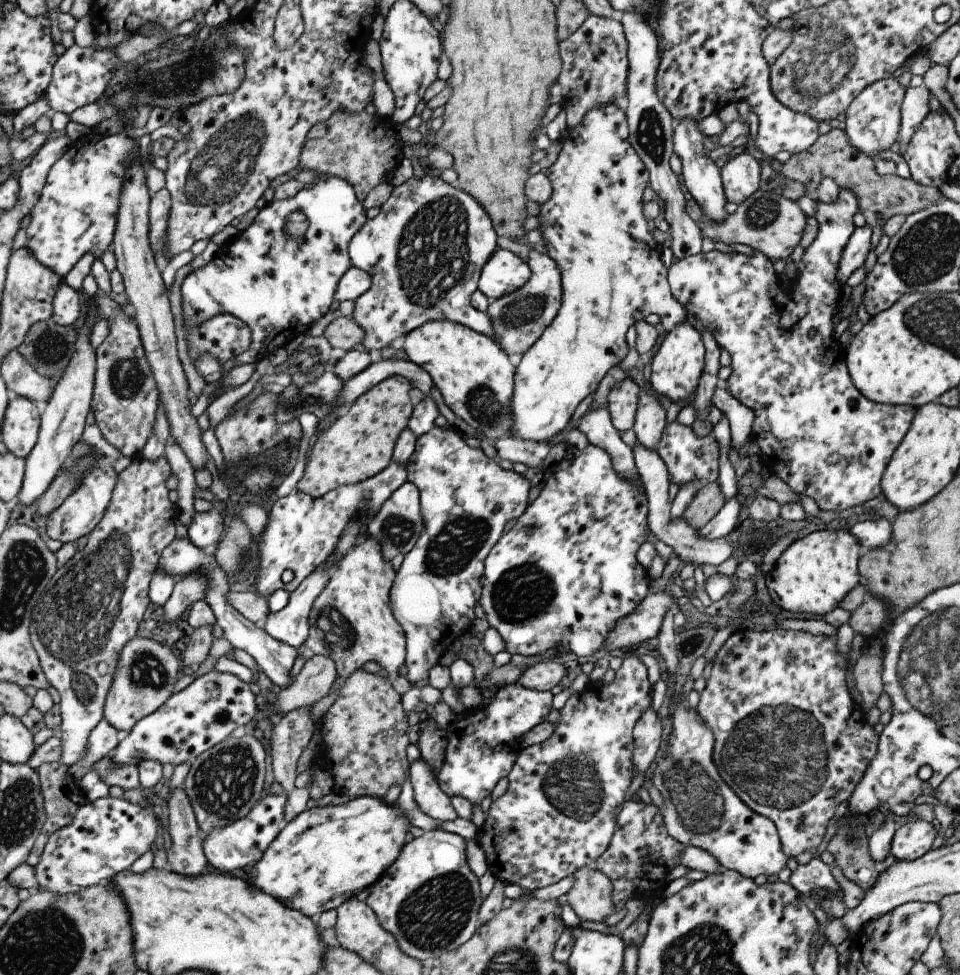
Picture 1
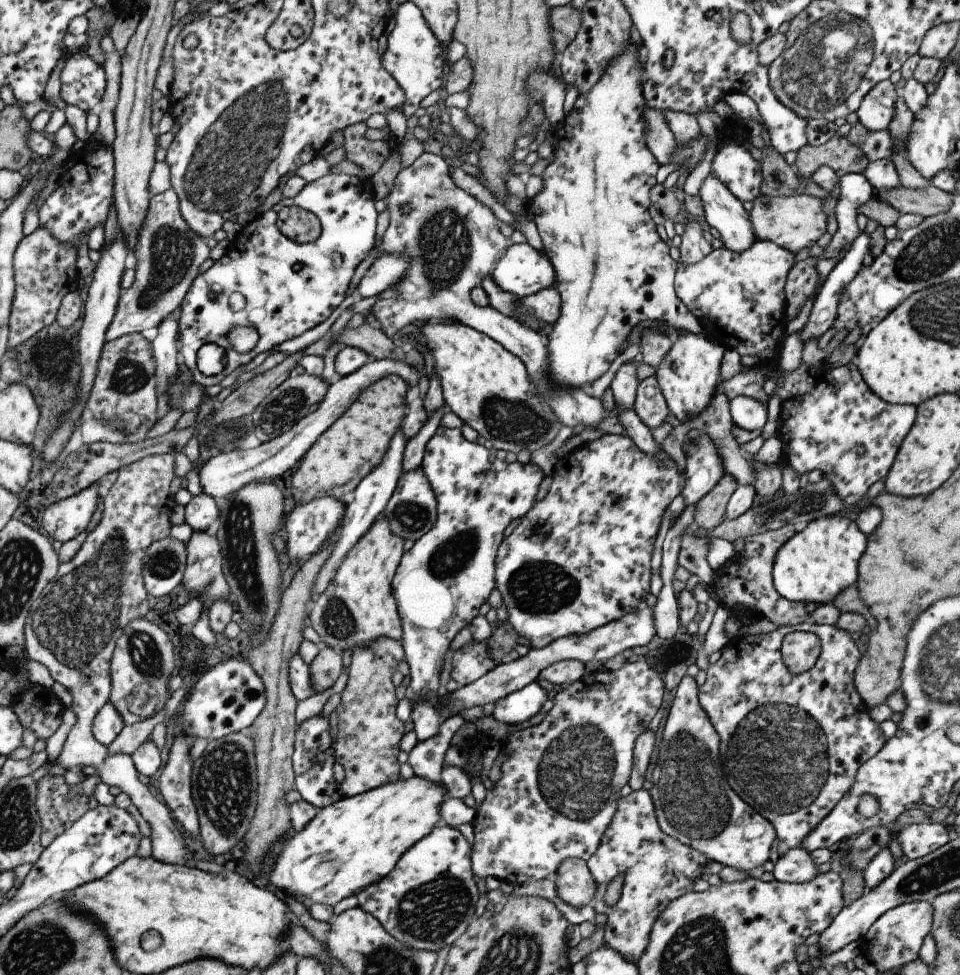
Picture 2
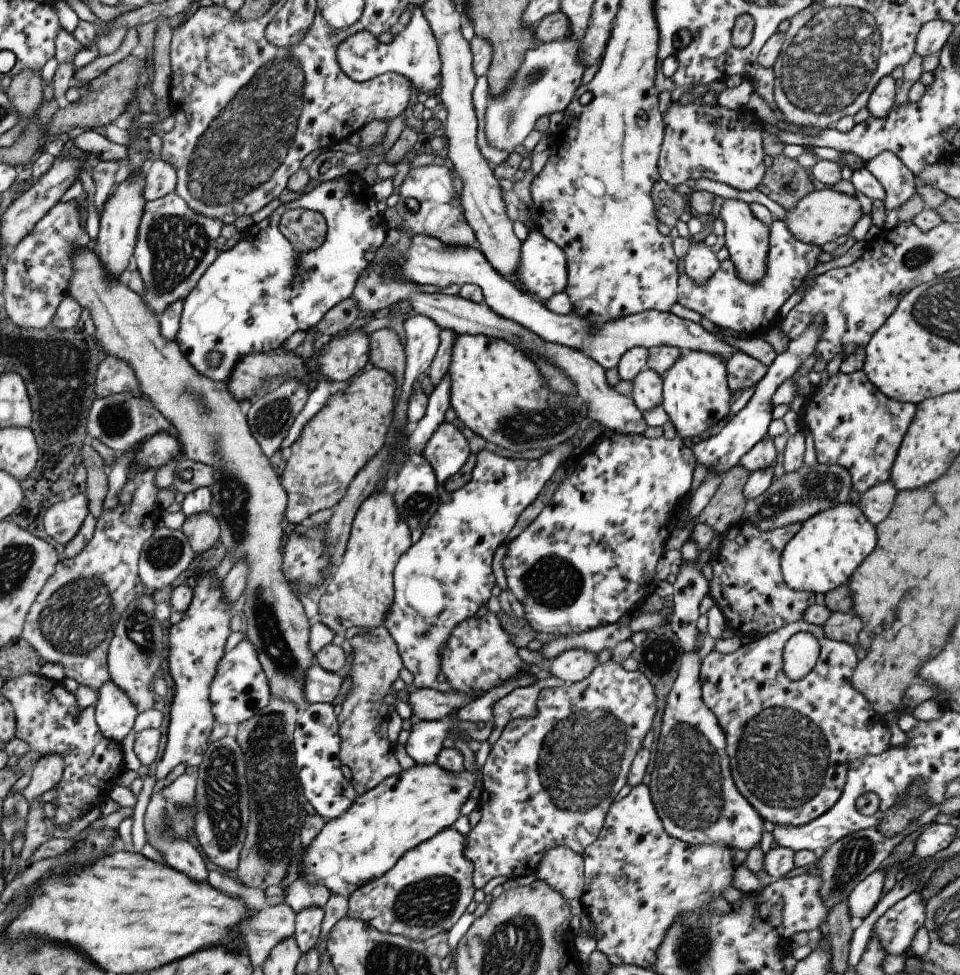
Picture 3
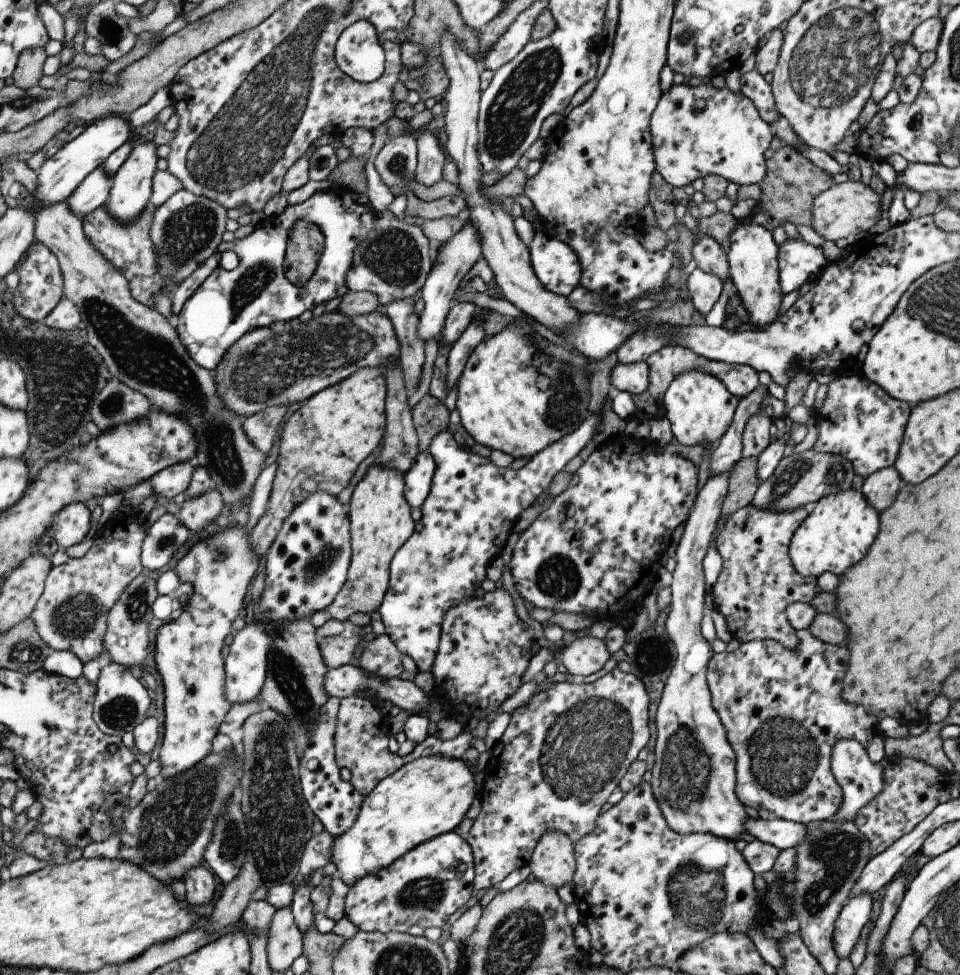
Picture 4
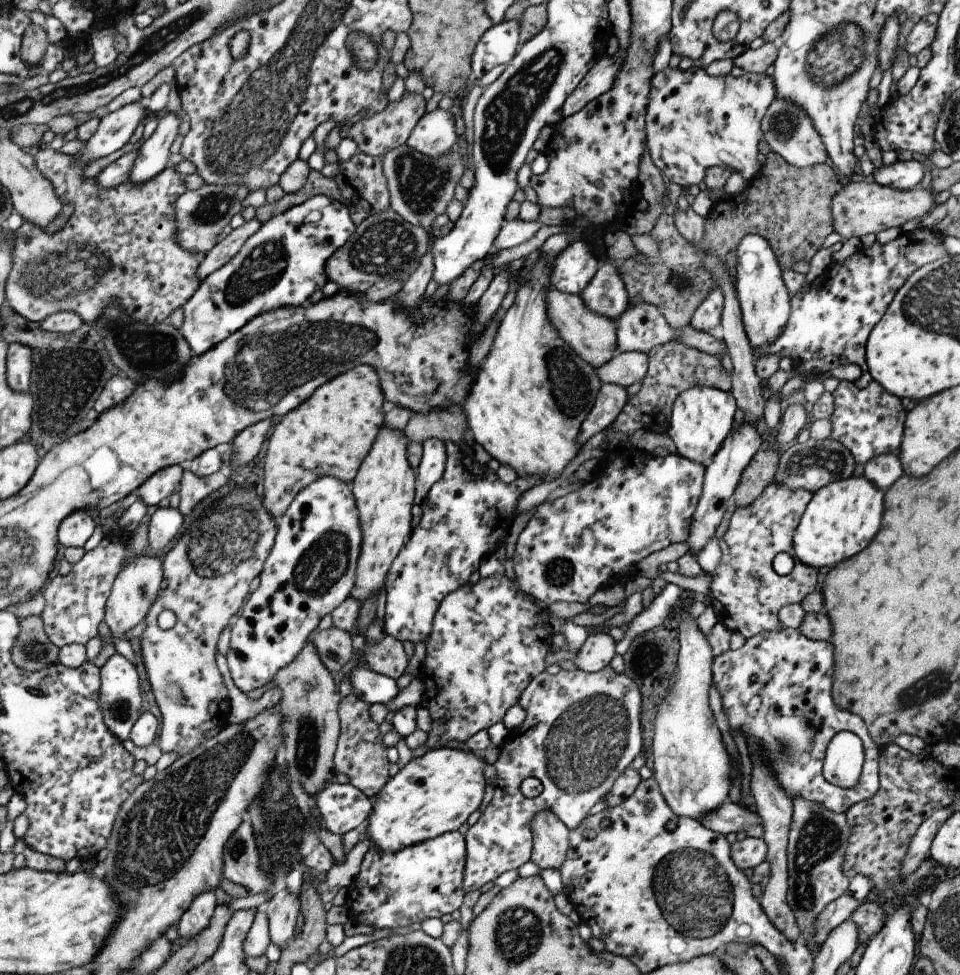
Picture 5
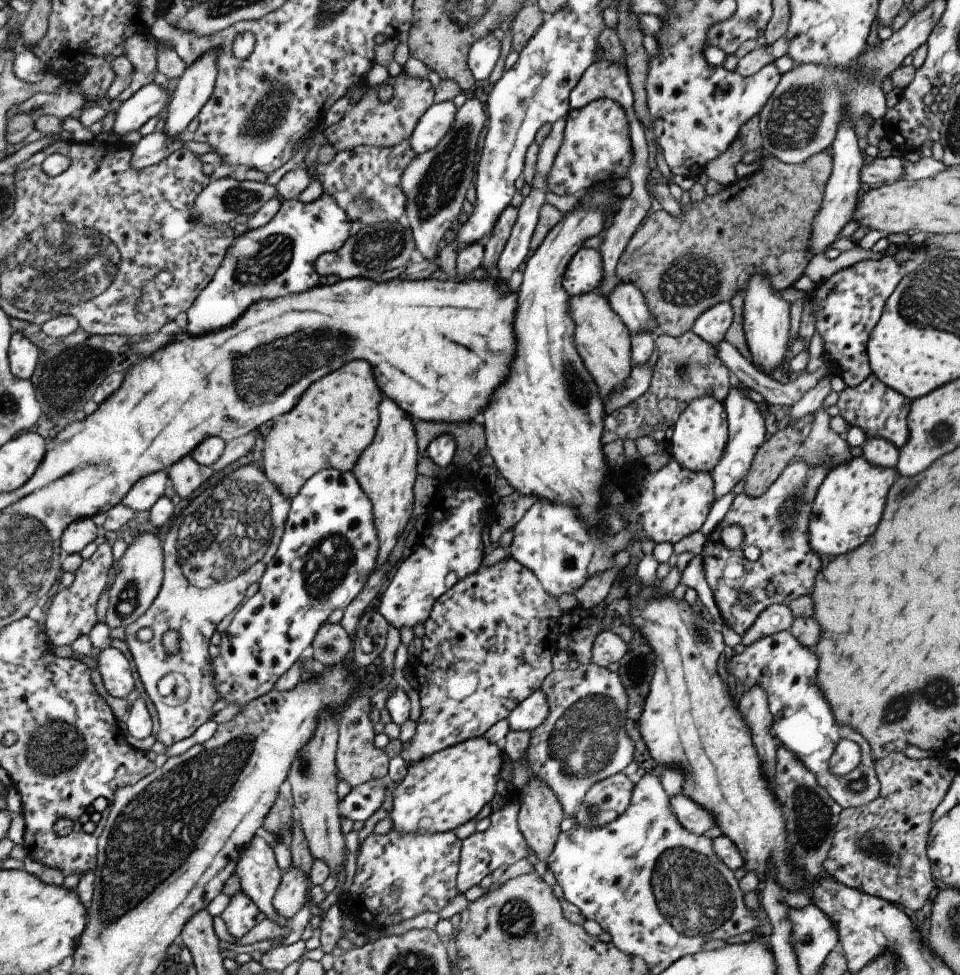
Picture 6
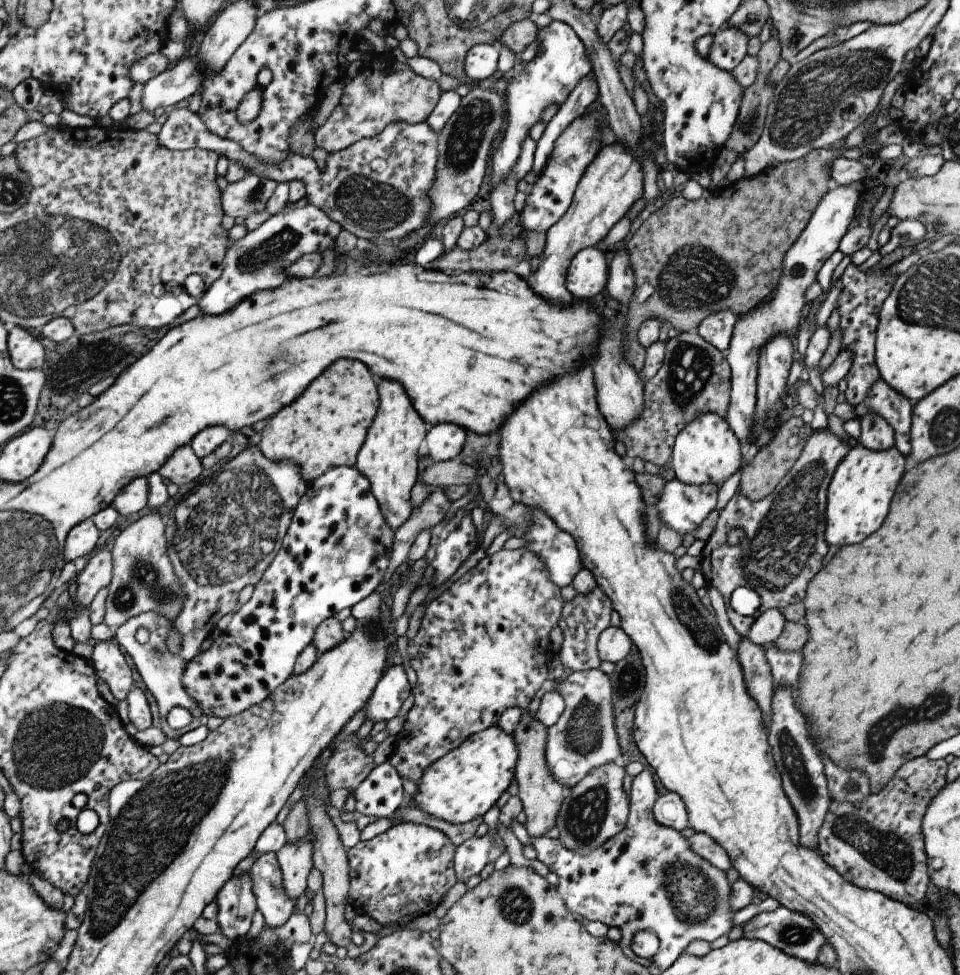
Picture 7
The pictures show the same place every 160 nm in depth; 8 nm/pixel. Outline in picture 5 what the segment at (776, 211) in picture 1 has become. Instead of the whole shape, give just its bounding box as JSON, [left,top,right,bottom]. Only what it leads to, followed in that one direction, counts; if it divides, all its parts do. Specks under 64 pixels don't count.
[830,181,936,241]

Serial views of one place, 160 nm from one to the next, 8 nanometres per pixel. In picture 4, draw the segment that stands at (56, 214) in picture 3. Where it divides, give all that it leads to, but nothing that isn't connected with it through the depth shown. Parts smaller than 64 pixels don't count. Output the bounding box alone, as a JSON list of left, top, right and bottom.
[7,166,110,320]

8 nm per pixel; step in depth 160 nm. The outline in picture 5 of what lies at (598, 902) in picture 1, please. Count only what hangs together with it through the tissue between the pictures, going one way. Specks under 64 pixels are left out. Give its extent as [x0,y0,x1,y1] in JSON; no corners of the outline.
[530,810,568,870]

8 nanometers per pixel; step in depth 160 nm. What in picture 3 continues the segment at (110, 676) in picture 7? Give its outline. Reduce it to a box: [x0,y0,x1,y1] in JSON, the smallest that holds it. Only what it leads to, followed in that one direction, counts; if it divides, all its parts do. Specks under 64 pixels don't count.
[94,679,138,743]

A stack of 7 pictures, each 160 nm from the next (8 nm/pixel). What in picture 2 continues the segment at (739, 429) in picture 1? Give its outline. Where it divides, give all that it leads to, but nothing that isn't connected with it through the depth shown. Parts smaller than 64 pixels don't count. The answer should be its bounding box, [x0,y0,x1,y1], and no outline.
[728,396,767,430]

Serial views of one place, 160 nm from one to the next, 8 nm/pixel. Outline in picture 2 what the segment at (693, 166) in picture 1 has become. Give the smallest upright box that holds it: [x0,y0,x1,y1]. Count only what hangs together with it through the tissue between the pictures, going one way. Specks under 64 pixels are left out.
[698,174,756,254]

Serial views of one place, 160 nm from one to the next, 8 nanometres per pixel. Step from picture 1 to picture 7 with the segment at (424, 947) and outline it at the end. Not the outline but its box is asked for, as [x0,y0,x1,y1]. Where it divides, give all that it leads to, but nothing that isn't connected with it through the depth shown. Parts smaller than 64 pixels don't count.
[346,822,456,928]

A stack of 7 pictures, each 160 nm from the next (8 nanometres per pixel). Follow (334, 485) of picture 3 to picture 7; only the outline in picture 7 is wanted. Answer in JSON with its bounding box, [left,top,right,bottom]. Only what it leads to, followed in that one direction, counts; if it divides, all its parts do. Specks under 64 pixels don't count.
[258,360,378,483]

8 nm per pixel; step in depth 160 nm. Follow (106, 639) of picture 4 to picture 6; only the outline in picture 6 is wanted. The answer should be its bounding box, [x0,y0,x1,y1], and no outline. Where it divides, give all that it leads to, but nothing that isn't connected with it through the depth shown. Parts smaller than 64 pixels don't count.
[104,531,163,629]

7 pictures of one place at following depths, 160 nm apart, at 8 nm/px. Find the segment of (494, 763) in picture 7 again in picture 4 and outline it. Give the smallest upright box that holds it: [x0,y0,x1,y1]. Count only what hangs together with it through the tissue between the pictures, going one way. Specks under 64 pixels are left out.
[330,755,477,886]

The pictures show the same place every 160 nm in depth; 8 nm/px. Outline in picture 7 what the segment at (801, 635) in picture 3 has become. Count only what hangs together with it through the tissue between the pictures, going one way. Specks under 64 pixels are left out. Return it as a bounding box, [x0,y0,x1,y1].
[698,428,849,637]

